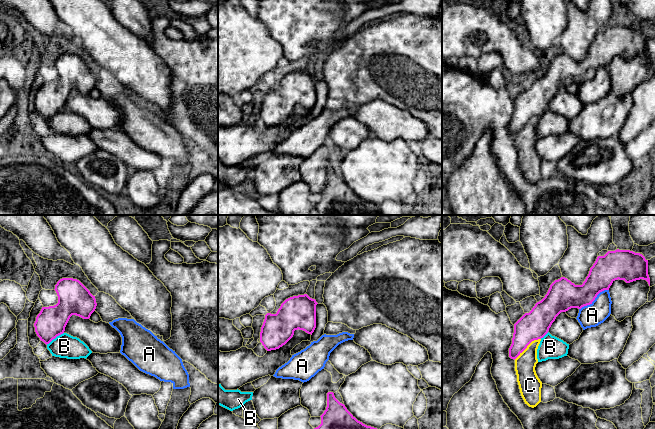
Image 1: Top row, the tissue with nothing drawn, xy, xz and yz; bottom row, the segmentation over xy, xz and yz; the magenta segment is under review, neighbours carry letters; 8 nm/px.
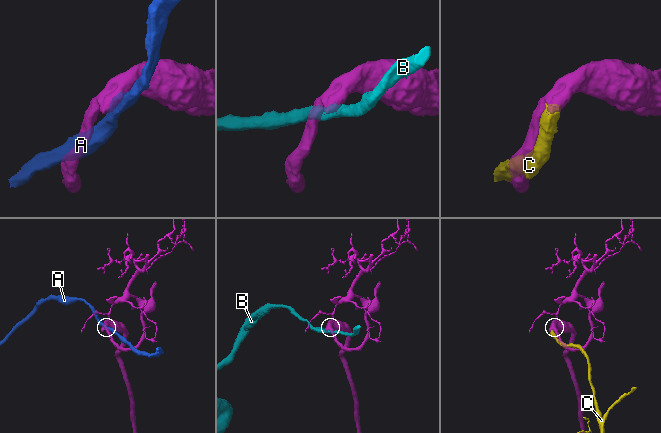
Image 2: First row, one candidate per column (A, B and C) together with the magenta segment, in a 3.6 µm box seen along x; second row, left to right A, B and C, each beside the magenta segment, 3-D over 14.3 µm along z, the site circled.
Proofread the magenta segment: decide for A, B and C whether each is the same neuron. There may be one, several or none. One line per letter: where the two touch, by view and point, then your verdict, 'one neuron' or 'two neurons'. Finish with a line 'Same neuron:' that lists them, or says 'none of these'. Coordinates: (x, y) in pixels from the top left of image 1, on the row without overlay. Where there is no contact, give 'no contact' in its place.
A: contact yz (594, 75); two neurons
B: contact xy (54, 114); two neurons
C: contact yz (527, 121); one neuron
Same neuron: C

